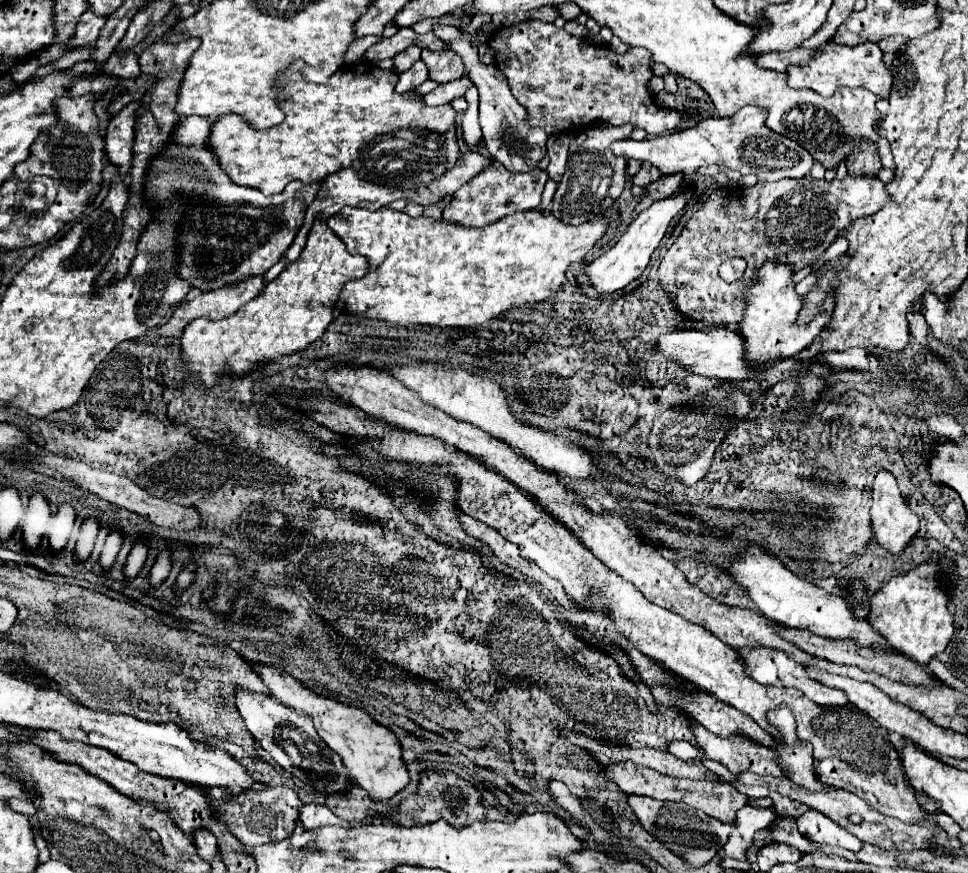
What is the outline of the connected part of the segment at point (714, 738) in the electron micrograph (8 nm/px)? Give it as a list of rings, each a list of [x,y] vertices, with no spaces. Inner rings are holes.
[[[690,720],[690,728],[704,754],[726,764],[732,774],[750,770],[756,774],[784,776],[772,750],[756,748],[746,738],[736,738],[736,734],[732,734],[732,738],[720,738],[718,734],[704,730],[704,726],[698,724],[696,720]]]

